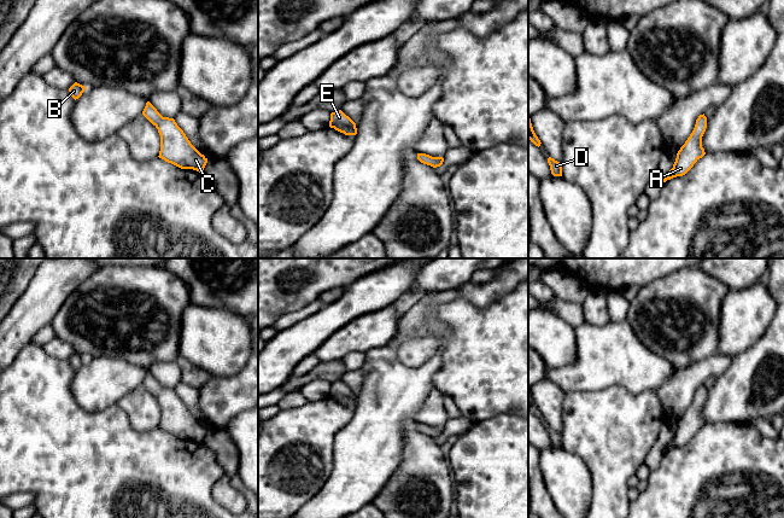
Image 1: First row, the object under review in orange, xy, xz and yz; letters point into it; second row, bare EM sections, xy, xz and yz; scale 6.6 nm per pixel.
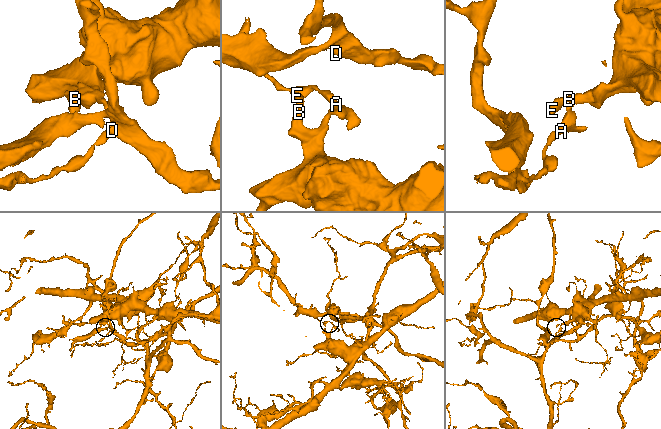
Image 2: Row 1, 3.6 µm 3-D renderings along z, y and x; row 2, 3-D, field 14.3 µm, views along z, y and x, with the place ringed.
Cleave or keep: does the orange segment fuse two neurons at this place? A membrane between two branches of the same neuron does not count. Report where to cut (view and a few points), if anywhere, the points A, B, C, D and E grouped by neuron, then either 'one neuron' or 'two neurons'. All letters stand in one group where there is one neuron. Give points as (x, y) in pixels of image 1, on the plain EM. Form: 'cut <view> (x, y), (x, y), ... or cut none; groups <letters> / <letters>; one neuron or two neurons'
cut xy (162, 386), (156, 396); groups A C D / B E; two neurons

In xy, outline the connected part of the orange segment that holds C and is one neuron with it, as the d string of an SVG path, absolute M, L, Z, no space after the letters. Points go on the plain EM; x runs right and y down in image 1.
M162 388L156 398L160 406L159 429L181 440L203 443L207 429L191 414L174 389Z

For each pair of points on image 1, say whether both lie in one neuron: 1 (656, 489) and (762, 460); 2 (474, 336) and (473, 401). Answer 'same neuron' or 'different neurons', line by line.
1: same neuron
2: same neuron

